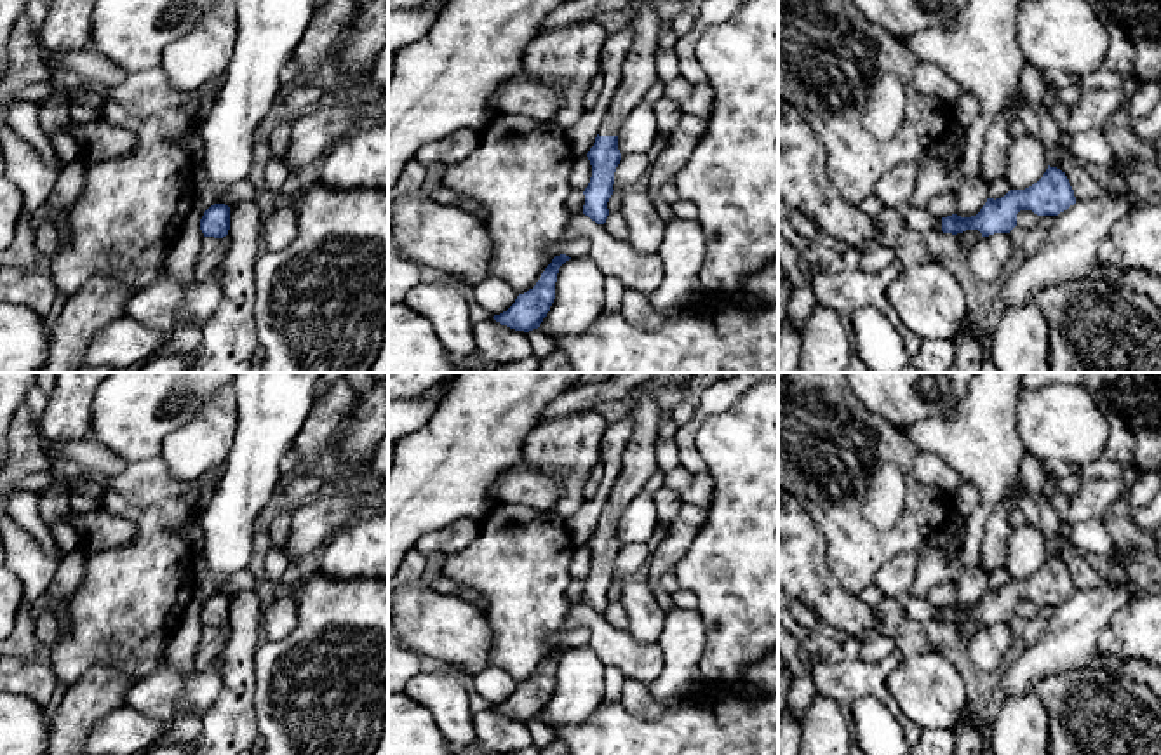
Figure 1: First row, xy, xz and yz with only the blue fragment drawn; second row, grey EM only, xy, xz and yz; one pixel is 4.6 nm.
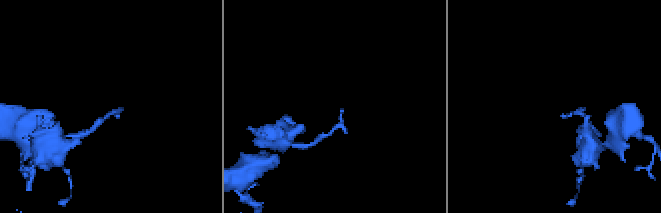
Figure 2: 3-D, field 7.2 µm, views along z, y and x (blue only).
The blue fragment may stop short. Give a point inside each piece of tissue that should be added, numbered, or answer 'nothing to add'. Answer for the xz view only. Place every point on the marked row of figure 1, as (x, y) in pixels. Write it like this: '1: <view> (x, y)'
1: xz (639, 72)

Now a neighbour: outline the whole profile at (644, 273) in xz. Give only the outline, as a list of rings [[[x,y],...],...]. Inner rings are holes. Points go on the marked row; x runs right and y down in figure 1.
[[[585,214],[571,217],[564,242],[587,240],[588,256],[604,277],[620,278],[625,289],[634,289],[644,297],[651,297],[663,282],[665,270],[660,254],[641,254],[628,240],[613,238],[602,224]]]

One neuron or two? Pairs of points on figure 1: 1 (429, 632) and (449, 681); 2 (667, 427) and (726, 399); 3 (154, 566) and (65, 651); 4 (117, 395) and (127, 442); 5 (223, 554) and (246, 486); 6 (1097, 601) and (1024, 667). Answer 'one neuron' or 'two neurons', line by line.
1: two neurons
2: two neurons
3: one neuron
4: one neuron
5: one neuron
6: one neuron

